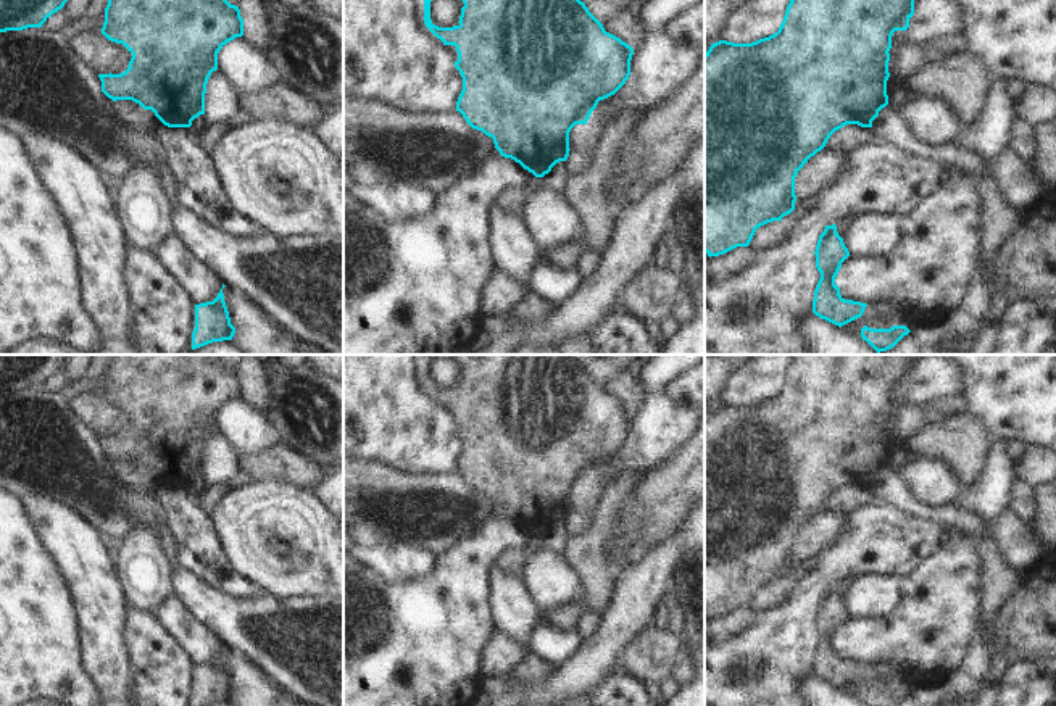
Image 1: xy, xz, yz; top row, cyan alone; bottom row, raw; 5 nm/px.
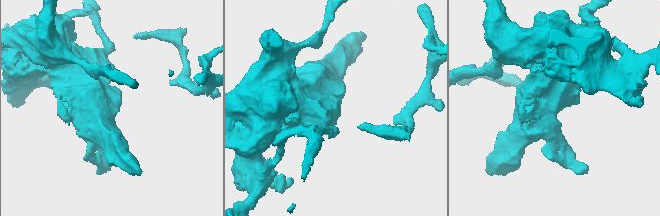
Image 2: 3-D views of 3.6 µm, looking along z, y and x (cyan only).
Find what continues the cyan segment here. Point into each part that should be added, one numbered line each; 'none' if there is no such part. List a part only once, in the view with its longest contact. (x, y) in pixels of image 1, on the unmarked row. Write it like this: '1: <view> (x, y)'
none

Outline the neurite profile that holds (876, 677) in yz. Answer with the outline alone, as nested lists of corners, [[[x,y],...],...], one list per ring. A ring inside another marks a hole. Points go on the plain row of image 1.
[[[906,664],[903,666],[867,666],[863,677],[842,687],[840,690],[853,695],[858,700],[861,698],[861,690],[864,687],[871,690],[890,690],[893,687],[906,687],[909,691],[921,685],[919,669],[911,669]]]

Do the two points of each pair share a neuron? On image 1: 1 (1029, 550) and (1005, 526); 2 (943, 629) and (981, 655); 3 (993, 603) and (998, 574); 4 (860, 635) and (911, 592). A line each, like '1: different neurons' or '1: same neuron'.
1: same neuron
2: different neurons
3: same neuron
4: same neuron

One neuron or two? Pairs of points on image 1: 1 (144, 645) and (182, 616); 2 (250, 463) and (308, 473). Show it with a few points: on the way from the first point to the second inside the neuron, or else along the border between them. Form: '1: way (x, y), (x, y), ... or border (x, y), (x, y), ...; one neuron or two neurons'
1: border (155, 614), (189, 656); two neurons
2: way (265, 466), (294, 468); one neuron

